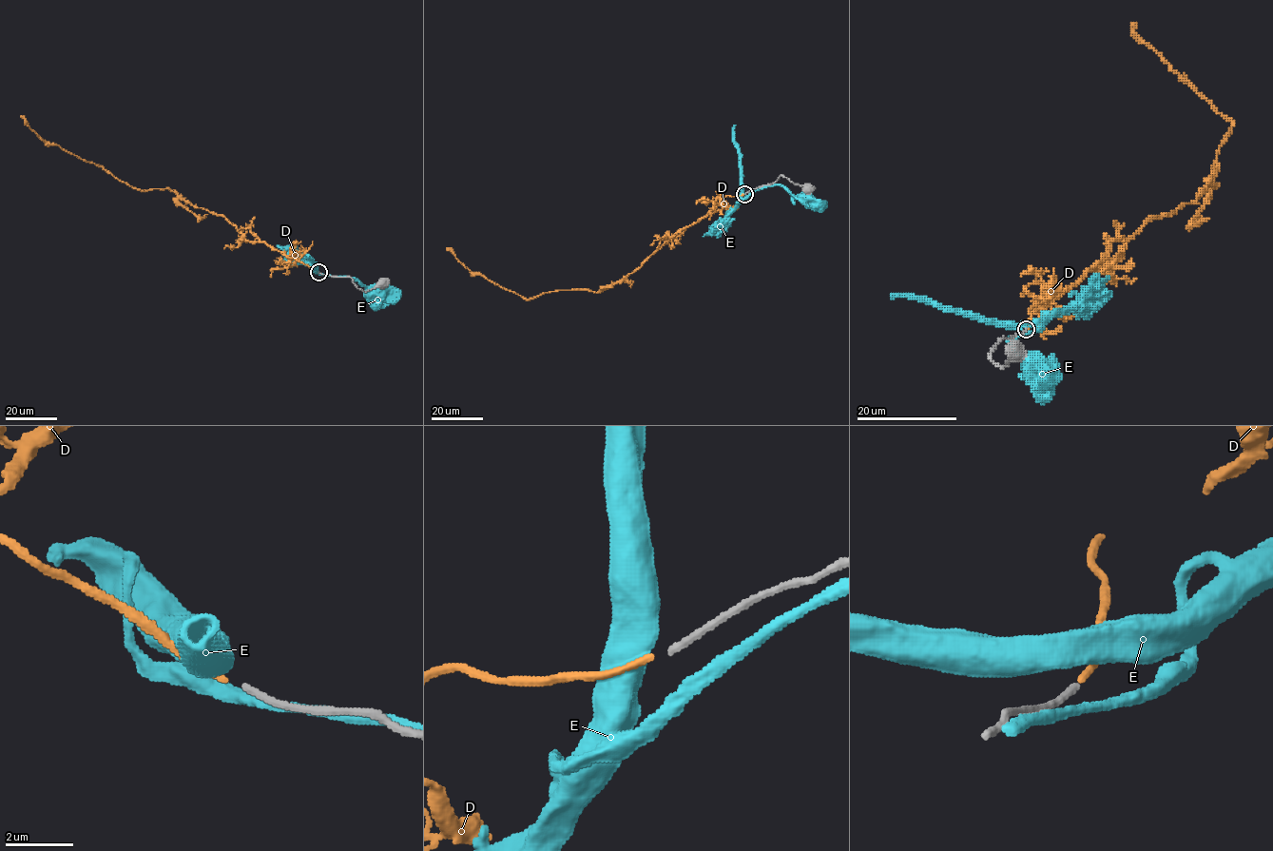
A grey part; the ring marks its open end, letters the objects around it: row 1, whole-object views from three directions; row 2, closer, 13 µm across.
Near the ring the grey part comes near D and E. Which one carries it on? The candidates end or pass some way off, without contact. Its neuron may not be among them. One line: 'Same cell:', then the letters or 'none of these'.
Same cell: D

